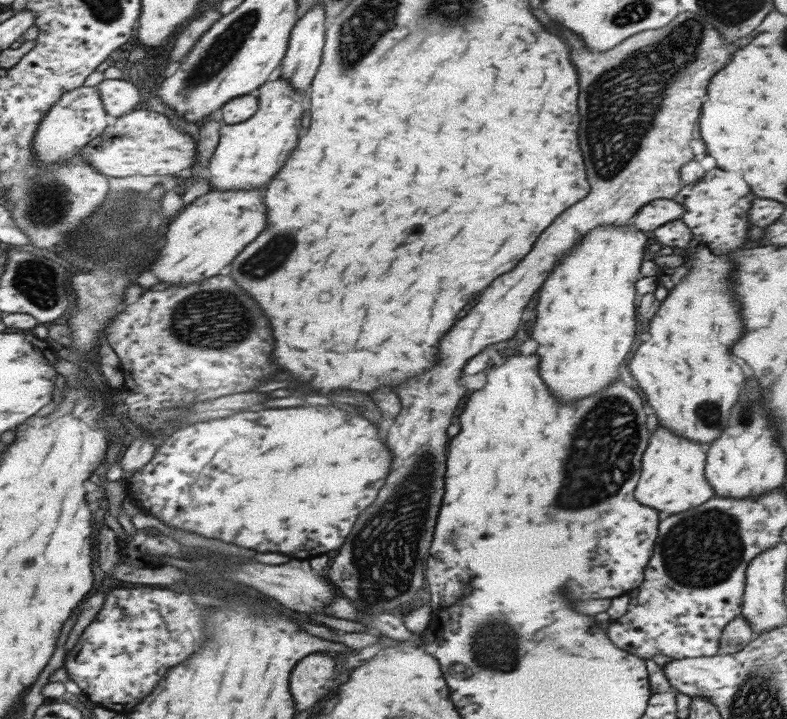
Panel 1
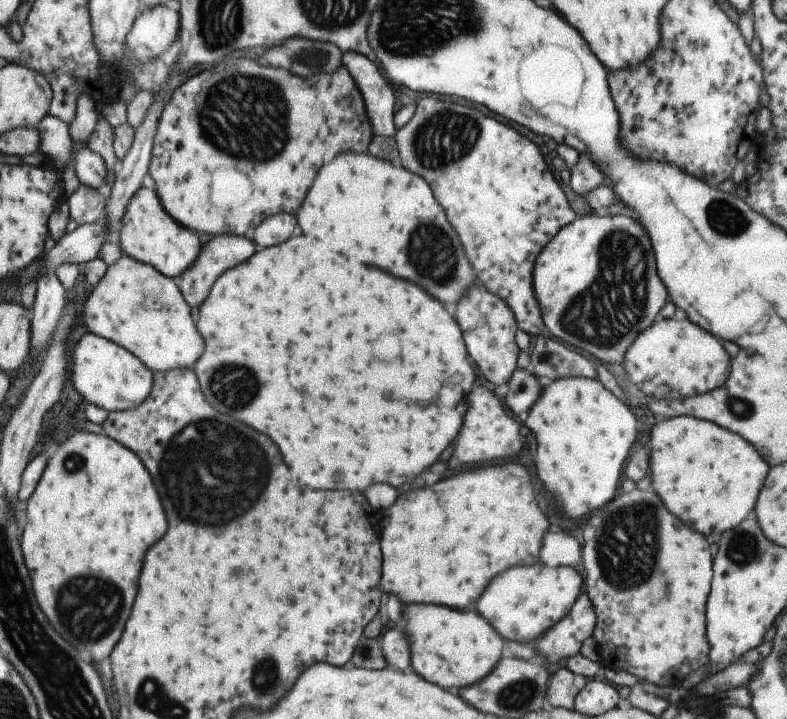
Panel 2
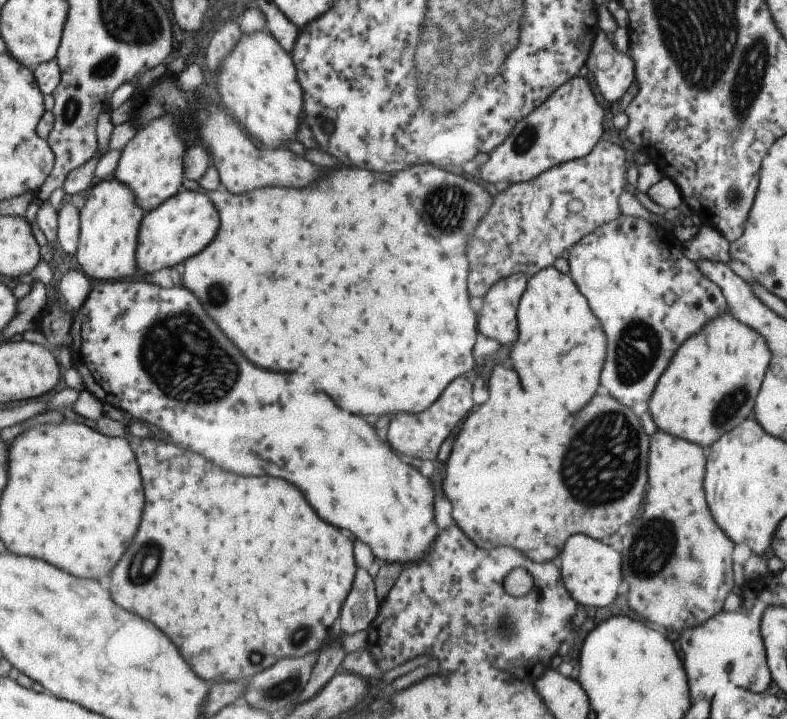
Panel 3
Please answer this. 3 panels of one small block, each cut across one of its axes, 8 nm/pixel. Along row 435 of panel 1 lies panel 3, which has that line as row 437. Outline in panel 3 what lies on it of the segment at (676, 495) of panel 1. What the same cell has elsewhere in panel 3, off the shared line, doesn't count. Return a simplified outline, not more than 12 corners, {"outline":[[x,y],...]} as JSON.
{"outline":[[649,436],[621,538],[629,610],[665,638],[715,618],[733,544],[703,500],[705,450]]}

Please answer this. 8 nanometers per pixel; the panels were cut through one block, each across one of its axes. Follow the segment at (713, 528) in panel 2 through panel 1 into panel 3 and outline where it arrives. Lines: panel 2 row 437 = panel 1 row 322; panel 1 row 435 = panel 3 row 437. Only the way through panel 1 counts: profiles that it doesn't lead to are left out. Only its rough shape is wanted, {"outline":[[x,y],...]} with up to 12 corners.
{"outline":[[729,310],[687,338],[647,412],[709,448],[753,416],[771,352]]}

